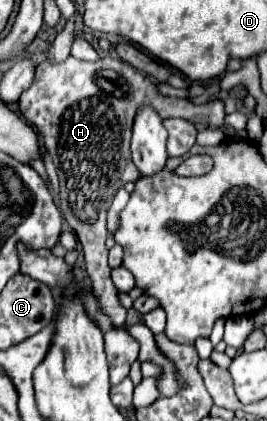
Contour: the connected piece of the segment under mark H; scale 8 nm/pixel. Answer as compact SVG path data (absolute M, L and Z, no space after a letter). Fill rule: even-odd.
M68 56L60 64L44 60L36 68L34 84L22 92L18 104L26 122L42 132L44 146L54 158L60 178L60 212L82 244L92 290L98 294L102 310L112 318L114 326L124 328L128 310L120 304L118 290L110 280L104 242L108 236L106 212L118 186L140 178L138 168L130 160L130 128L138 106L152 104L162 118L184 118L196 126L224 128L230 132L230 138L248 138L248 134L236 132L226 124L222 100L196 106L190 100L160 96L150 78L118 56L104 56L98 62L84 62L74 56Z

